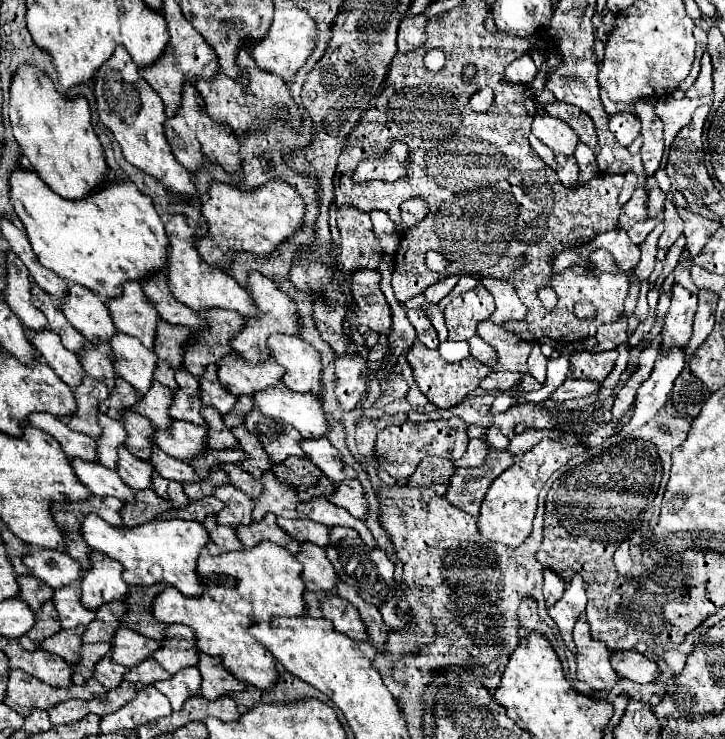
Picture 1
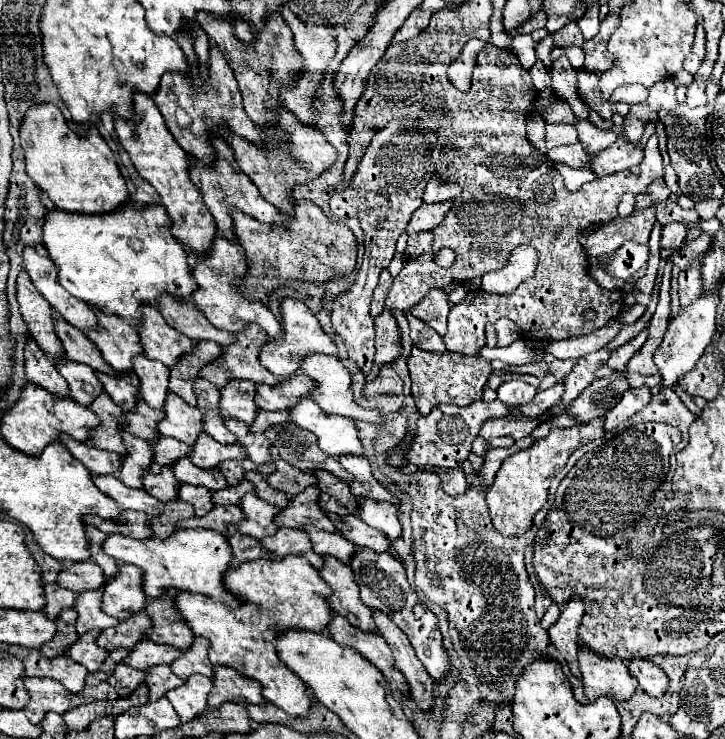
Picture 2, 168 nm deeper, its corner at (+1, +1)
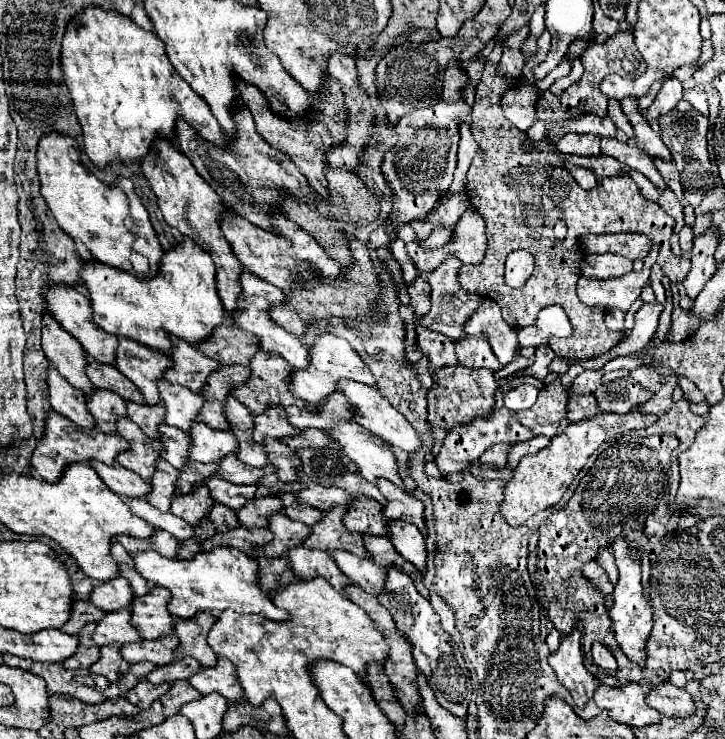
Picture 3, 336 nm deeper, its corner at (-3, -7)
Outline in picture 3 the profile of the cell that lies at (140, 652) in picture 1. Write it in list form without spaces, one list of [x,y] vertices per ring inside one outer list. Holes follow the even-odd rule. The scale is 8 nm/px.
[[[180,658],[180,660],[170,662],[170,664],[156,666],[156,670],[152,670],[146,680],[152,682],[152,684],[188,680],[188,676],[192,676],[192,672],[196,672],[196,668],[200,668],[198,660],[194,660],[194,658]]]

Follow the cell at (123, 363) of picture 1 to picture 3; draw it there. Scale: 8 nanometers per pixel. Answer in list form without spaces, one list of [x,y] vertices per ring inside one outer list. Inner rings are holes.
[[[158,380],[156,384],[160,390],[160,398],[166,406],[164,422],[176,428],[184,428],[184,432],[188,432],[192,420],[196,420],[196,412],[200,412],[200,394],[180,384],[170,384],[168,380]]]

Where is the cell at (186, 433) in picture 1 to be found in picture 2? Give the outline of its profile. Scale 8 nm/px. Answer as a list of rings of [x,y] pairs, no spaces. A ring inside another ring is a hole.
[[[206,432],[200,434],[200,438],[192,446],[192,454],[190,454],[190,460],[198,468],[204,468],[204,470],[214,470],[226,460],[242,460],[242,458],[248,458],[244,448],[240,448],[238,444],[224,446],[224,444],[212,440],[212,436],[208,436]]]

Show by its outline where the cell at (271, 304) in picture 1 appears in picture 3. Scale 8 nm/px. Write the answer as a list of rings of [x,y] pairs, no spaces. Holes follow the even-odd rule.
[[[322,332],[316,342],[312,344],[310,352],[308,352],[308,366],[302,370],[292,370],[290,378],[288,378],[288,388],[294,396],[312,402],[312,404],[320,404],[320,400],[324,400],[324,396],[336,392],[336,380],[340,378],[350,378],[362,384],[374,384],[374,376],[368,370],[366,364],[362,364],[360,356],[352,350],[352,346],[344,340],[338,338],[330,332]]]

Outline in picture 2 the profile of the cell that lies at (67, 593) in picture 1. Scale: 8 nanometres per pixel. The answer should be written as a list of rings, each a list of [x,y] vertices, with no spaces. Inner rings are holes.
[[[86,590],[86,592],[78,594],[76,612],[78,612],[76,630],[80,634],[86,634],[86,632],[96,630],[96,628],[104,630],[104,628],[110,628],[110,626],[118,624],[116,618],[102,612],[102,608],[100,608],[100,590]]]

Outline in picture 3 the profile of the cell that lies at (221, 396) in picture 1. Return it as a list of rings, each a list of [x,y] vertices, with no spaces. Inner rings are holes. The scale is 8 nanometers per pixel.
[[[272,404],[270,408],[266,408],[266,412],[262,414],[252,414],[254,420],[254,432],[252,432],[252,440],[254,442],[262,442],[264,438],[284,438],[284,436],[292,436],[298,430],[288,424],[288,420],[284,420],[284,410],[282,410],[282,418],[280,418],[280,406]]]

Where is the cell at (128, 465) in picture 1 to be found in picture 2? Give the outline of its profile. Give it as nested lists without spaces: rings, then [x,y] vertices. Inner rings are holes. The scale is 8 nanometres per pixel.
[[[170,466],[162,468],[160,474],[150,474],[150,472],[144,472],[144,488],[154,496],[158,498],[160,502],[168,502],[168,500],[176,500],[178,498],[178,488],[180,488],[180,482],[176,480],[174,472]]]

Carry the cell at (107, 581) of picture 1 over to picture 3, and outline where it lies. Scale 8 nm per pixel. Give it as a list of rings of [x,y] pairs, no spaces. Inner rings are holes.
[[[152,586],[146,596],[134,598],[130,604],[130,624],[142,638],[172,634],[172,616],[166,608],[170,592],[162,586]]]

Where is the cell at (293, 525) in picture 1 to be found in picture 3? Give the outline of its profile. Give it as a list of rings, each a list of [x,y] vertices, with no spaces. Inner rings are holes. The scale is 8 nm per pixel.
[[[332,550],[328,552],[328,556],[352,580],[352,584],[360,586],[362,590],[370,594],[378,594],[380,588],[384,588],[384,568],[376,566],[372,560],[352,556],[350,552],[342,552],[342,550],[340,552]]]

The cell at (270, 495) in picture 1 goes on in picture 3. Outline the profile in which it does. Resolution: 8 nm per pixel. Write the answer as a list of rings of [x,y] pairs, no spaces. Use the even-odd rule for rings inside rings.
[[[332,506],[324,512],[322,520],[310,528],[310,536],[304,540],[304,548],[316,550],[346,550],[356,556],[366,556],[362,534],[346,532],[342,516],[346,514],[344,506]]]

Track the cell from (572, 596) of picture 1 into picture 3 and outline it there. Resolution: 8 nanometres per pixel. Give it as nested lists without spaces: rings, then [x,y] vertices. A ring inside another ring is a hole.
[[[574,628],[572,634],[562,636],[560,648],[554,654],[550,654],[550,666],[554,668],[560,682],[572,692],[576,706],[582,708],[594,694],[596,678],[584,668],[580,638],[582,636],[578,628]]]

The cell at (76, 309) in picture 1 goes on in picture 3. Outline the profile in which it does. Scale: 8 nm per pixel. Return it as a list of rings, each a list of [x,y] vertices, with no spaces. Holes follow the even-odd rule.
[[[118,338],[114,366],[138,386],[148,404],[160,402],[160,394],[156,392],[156,380],[160,380],[162,372],[170,366],[170,360],[164,352],[156,352],[154,348],[136,344],[136,340]]]

